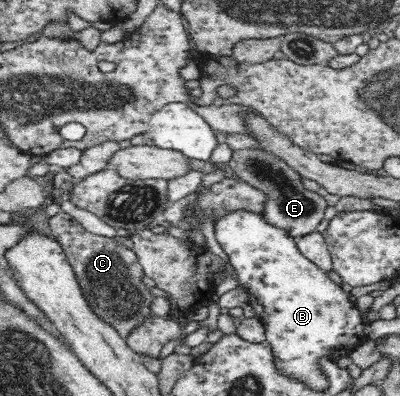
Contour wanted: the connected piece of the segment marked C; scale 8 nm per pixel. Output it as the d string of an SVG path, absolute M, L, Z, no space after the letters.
M62 211L50 219L49 227L55 240L63 247L88 306L99 319L115 328L126 340L131 331L152 317L151 303L155 296L141 282L144 271L131 249L116 243L113 238L90 234L79 221Z

